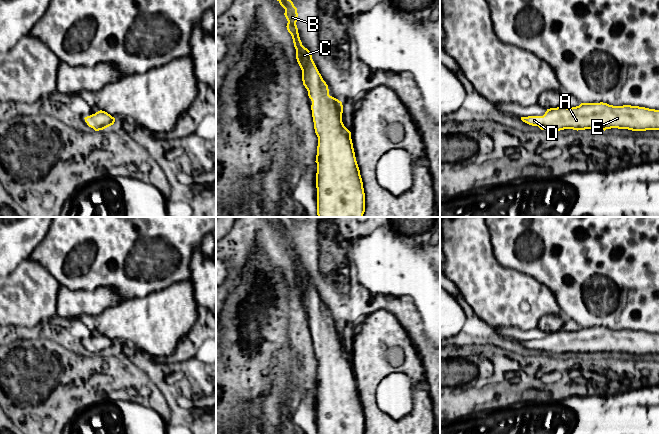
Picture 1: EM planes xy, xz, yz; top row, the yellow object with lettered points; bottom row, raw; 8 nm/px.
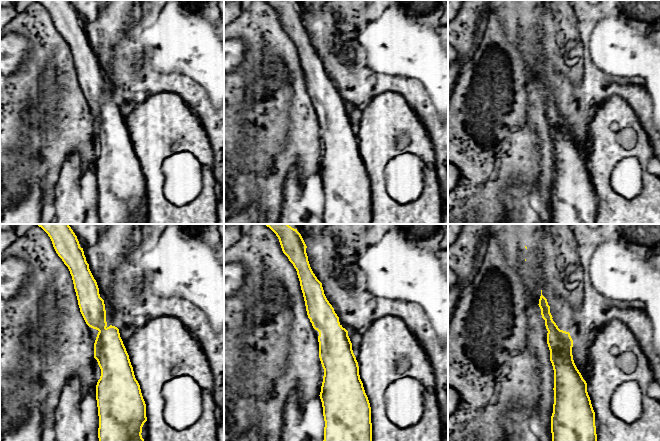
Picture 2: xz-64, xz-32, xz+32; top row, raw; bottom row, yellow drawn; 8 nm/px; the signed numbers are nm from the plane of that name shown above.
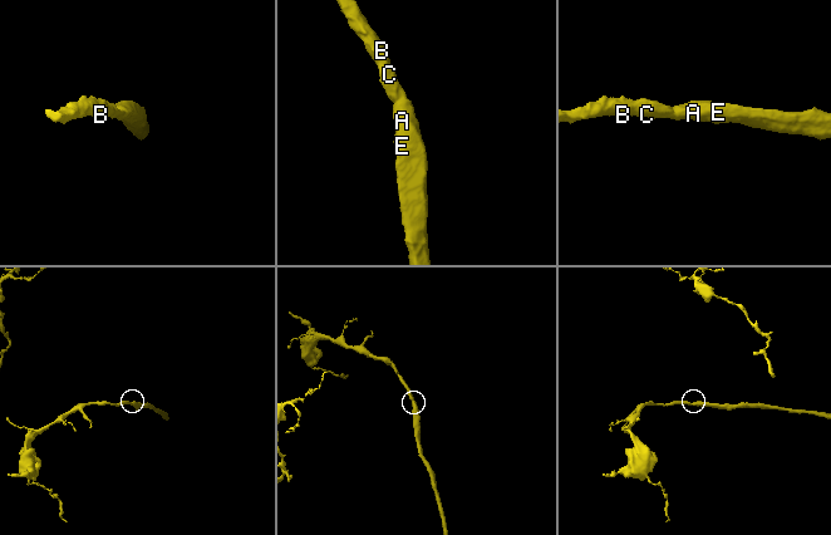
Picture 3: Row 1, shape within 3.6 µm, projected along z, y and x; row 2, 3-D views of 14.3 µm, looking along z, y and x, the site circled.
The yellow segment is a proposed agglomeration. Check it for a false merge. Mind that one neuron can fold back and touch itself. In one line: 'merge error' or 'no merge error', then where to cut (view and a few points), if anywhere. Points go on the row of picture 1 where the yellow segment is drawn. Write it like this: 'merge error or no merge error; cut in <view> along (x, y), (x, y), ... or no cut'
no merge error; no cut

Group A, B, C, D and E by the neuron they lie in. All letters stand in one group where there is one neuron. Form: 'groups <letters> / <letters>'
groups A B C D E

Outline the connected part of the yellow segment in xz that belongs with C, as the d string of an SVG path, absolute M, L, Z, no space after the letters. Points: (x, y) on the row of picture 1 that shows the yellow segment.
M277 0L285 9L288 21L287 30L291 34L296 49L296 59L302 70L303 85L312 101L311 110L315 133L318 137L317 146L317 215L318 217L363 217L365 212L365 193L360 170L356 161L351 132L342 122L343 105L338 99L329 95L326 82L319 73L311 52L302 45L299 37L297 8L291 0Z

